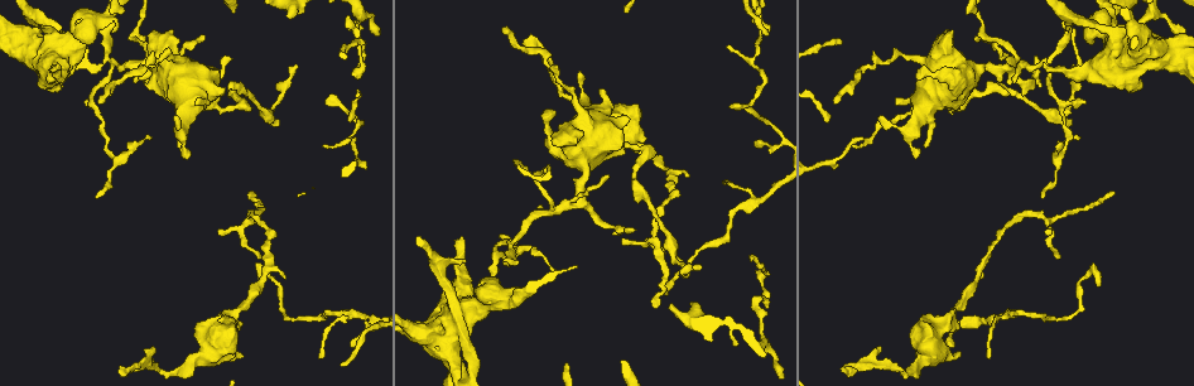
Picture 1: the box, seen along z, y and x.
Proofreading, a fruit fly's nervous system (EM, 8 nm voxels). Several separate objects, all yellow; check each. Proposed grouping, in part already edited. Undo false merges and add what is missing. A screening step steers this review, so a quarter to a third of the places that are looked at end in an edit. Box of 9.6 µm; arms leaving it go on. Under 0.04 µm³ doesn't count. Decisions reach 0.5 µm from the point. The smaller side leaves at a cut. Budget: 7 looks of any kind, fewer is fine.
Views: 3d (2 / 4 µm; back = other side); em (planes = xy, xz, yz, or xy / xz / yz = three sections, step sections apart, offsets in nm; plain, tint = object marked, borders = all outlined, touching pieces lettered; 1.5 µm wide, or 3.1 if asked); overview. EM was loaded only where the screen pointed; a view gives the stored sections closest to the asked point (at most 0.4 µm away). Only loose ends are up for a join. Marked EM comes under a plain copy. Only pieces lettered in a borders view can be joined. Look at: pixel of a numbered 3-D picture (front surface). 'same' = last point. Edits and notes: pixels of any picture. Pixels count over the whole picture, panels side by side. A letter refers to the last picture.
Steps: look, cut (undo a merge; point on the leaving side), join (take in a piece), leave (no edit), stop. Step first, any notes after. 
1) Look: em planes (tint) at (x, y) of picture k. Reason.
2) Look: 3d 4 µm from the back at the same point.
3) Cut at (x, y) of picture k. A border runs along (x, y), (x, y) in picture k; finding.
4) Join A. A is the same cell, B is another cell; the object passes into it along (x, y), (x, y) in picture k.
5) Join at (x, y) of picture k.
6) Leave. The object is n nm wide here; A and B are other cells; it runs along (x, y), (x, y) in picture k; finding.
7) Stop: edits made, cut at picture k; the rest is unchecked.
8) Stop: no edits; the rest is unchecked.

Look: 3d 4 µm at (472, 361) of picture 1. Calibre changes.

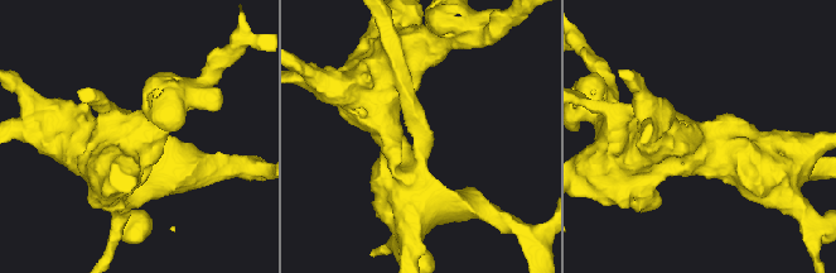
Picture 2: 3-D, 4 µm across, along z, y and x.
Look: em xy step 8 (tint) at (413, 133) of picture 2.

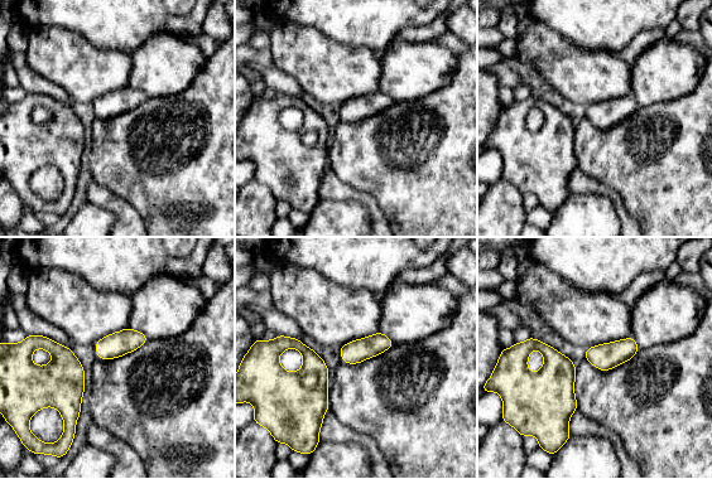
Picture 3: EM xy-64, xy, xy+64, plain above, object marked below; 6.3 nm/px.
Look: em planes (borders) at the same point.

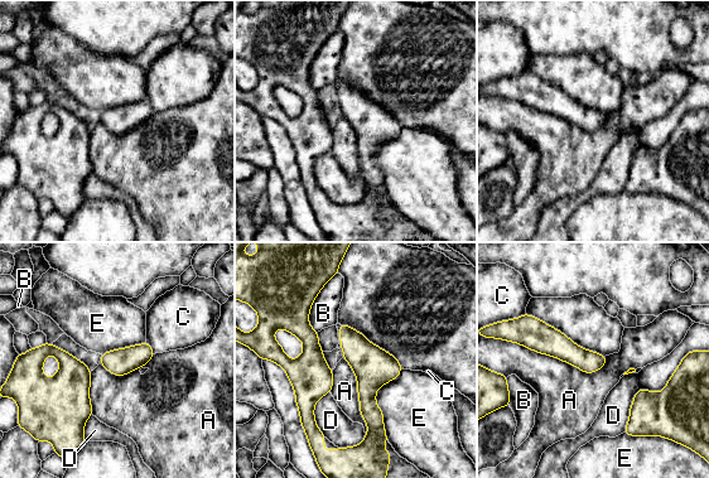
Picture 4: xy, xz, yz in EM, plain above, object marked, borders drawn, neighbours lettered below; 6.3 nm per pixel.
Leave. A, B, C, D and E are other cells; a border runs along (514, 341), (587, 372), (607, 361) in picture 4; all the same cell.

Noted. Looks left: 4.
Look: em planes (borders) at (556, 211) of picture 1. Side arm on a straight run.

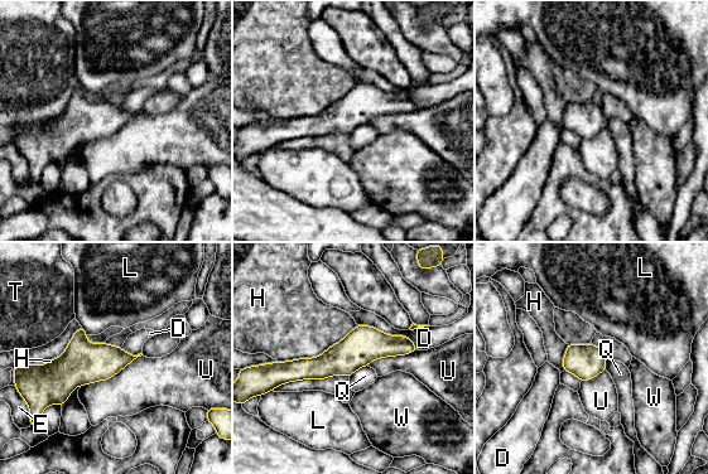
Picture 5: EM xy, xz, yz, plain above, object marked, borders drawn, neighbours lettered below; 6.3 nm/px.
Leave. The object is 220 nm wide here; D, E, H, L, Q, T, U and W are other cells; it runs along (408, 344), (259, 369) in picture 5; continuous, no second cell.

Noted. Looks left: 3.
Look: 3d 2 µm at (1037, 59) of picture 1. Tapers out.

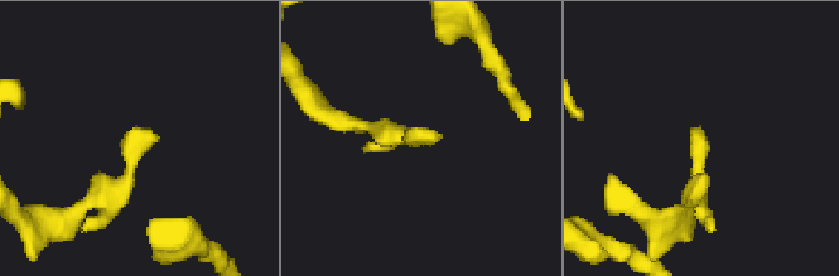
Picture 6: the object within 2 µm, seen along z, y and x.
Look: em planes (tint) at (693, 130) of picture 6. Shape alone is not enough.

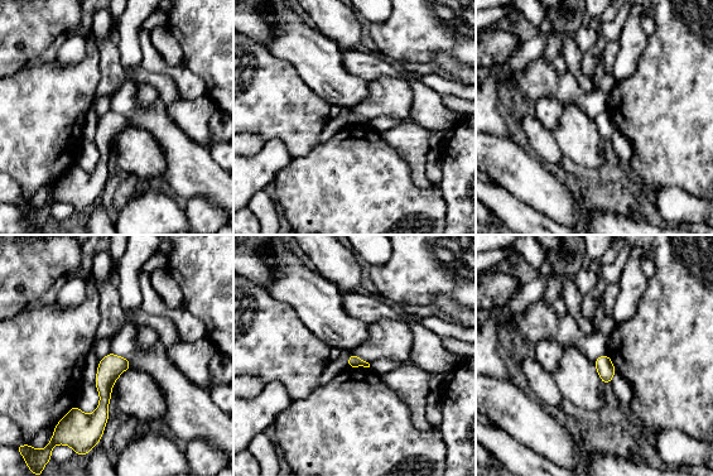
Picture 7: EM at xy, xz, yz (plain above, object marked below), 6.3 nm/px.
Look: em planes (borders) at the same point. See the neighbours.

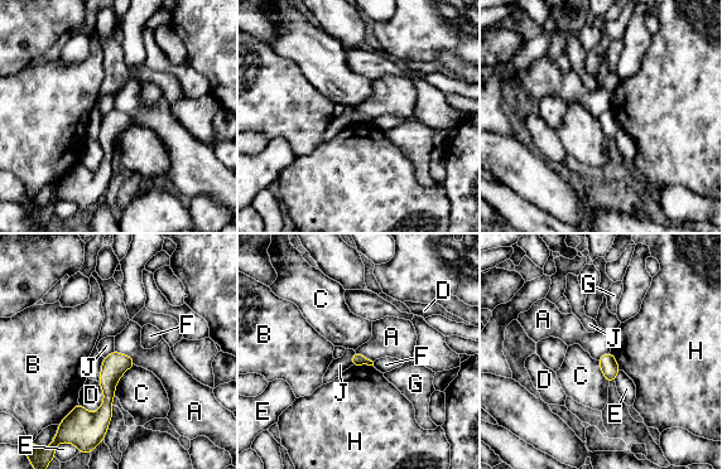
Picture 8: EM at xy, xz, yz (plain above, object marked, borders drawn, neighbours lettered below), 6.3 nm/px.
Leave. A, B, C, D, E, F, G, H and J are other cells; it runs along (118, 356), (109, 377), (102, 429) in picture 8; no lettered piece goes on from it.

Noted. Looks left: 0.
Stop: no edits; the rest is unchecked.

